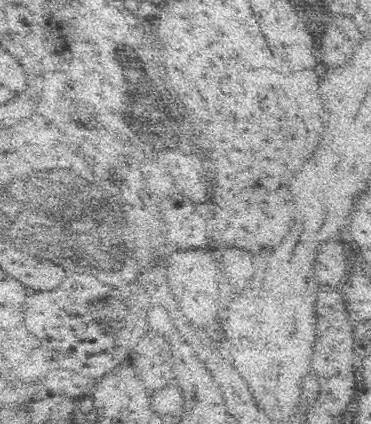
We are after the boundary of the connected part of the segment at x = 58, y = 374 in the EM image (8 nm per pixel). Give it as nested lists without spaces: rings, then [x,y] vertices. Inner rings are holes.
[[[56,366],[50,369],[44,376],[45,385],[51,390],[51,395],[60,396],[67,394],[68,396],[77,395],[84,397],[93,377],[82,374],[66,367]]]

